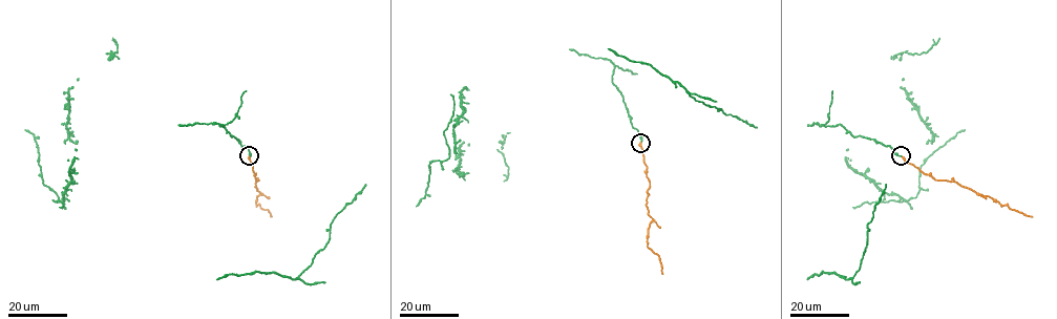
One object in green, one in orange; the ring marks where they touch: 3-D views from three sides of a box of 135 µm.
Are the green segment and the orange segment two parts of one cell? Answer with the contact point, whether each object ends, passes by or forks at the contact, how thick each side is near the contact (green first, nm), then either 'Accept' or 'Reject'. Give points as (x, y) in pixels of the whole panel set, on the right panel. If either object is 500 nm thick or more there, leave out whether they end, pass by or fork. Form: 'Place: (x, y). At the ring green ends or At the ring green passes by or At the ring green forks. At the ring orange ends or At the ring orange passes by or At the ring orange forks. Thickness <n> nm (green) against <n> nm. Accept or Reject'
Place: (901, 155). At the ring green ends. At the ring orange ends. Thickness 180 nm (green) against 280 nm. Accept

